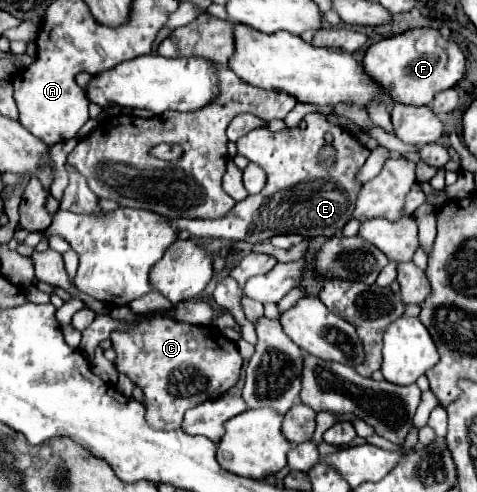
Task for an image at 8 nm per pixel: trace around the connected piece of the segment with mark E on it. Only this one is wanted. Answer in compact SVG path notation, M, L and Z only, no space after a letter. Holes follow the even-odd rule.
M308 114L306 118L306 130L302 128L288 128L286 132L270 132L266 128L256 128L252 132L248 132L246 136L242 136L238 142L236 142L236 148L238 148L238 154L248 158L250 162L258 164L268 180L266 180L266 186L260 194L256 196L248 196L246 200L242 202L236 202L234 208L218 218L218 220L172 220L172 228L174 230L186 230L190 232L192 236L196 238L222 238L222 240L242 240L242 242L248 242L248 244L258 244L258 242L264 242L264 240L270 240L272 236L276 234L300 234L304 238L312 238L312 236L334 236L338 234L344 224L350 220L350 212L354 210L354 204L356 204L356 196L360 192L360 184L354 180L356 172L362 168L362 164L366 162L366 158L370 156L370 150L366 150L364 146L360 146L352 134L348 134L346 130L330 124L322 114ZM330 132L334 136L334 148L338 152L338 162L334 168L326 170L318 164L318 152L320 148L326 144L324 140L324 134Z

